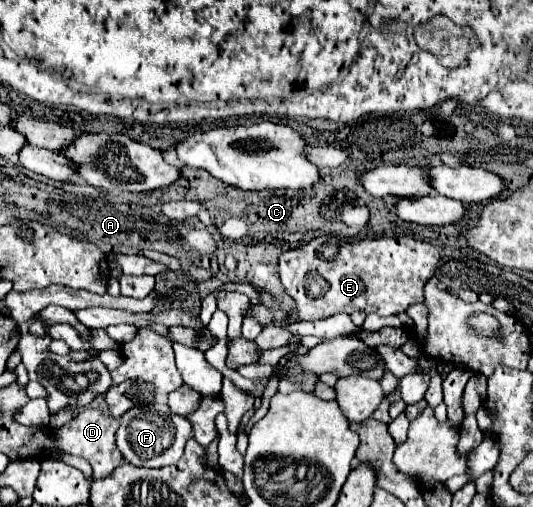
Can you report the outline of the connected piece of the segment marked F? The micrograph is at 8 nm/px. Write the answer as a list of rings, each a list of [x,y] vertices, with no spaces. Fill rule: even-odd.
[[[151,403],[145,407],[133,407],[121,415],[121,427],[117,429],[117,447],[123,457],[135,467],[165,467],[179,461],[183,447],[191,437],[191,423],[169,409],[167,403]]]

